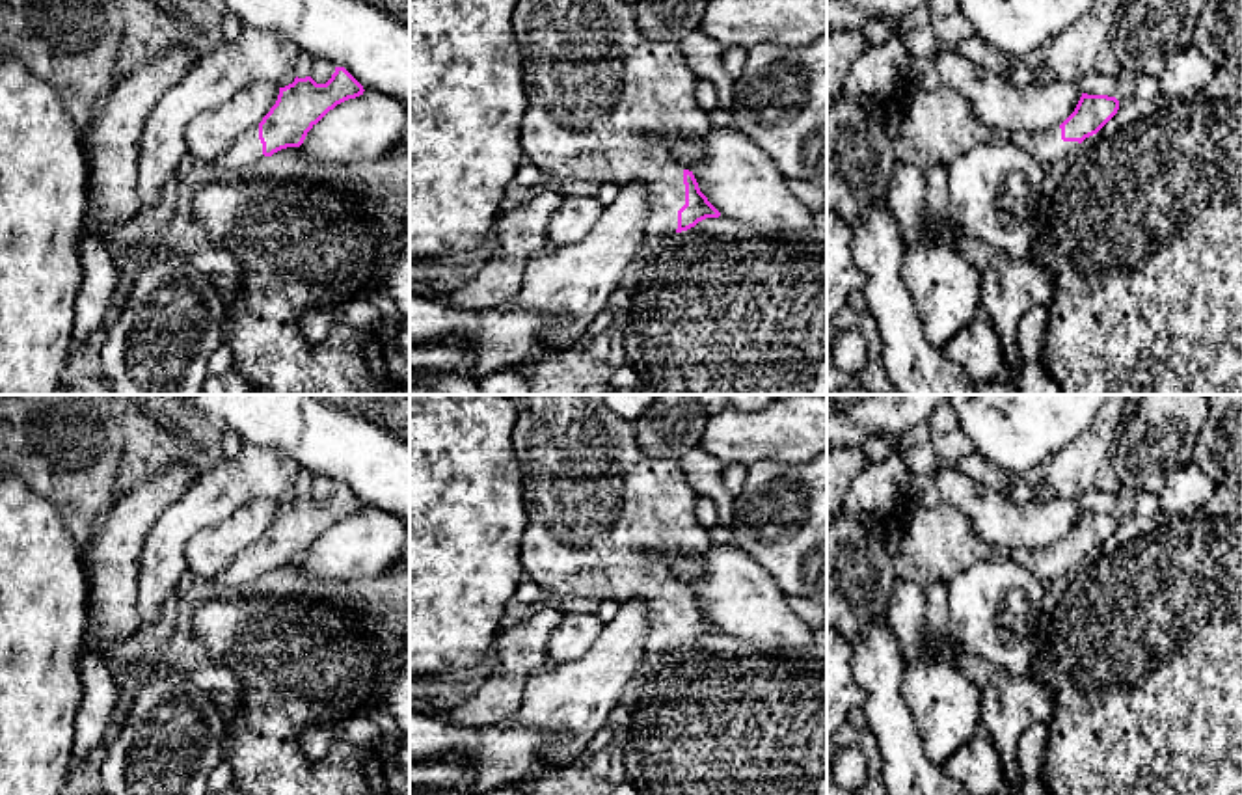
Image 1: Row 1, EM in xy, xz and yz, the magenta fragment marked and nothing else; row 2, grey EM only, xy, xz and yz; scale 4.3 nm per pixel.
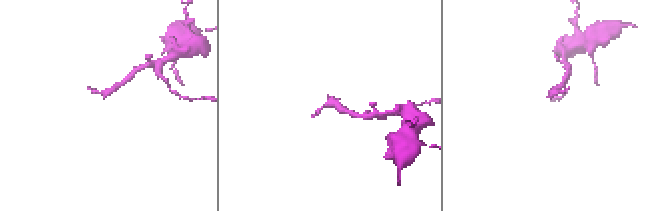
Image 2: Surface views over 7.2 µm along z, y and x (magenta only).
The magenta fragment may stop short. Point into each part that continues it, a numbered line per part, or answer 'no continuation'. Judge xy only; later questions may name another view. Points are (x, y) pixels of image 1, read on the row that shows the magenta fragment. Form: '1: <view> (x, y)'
1: xy (246, 149)

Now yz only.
1: yz (1047, 148)

